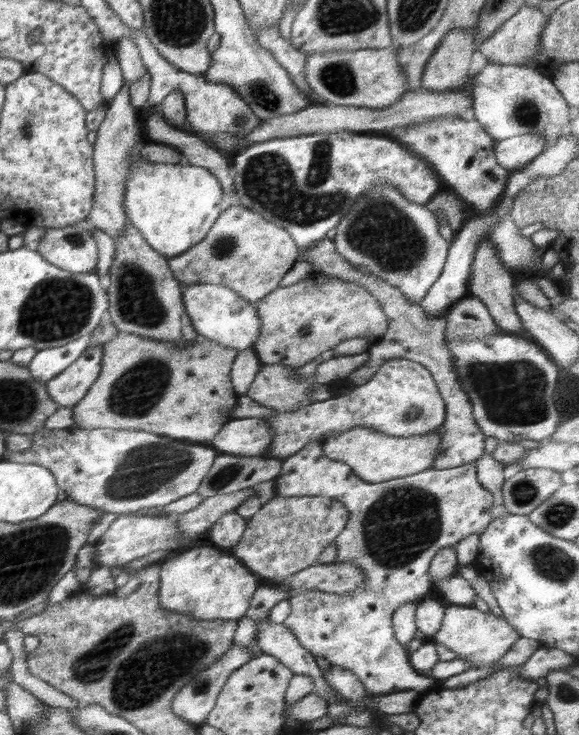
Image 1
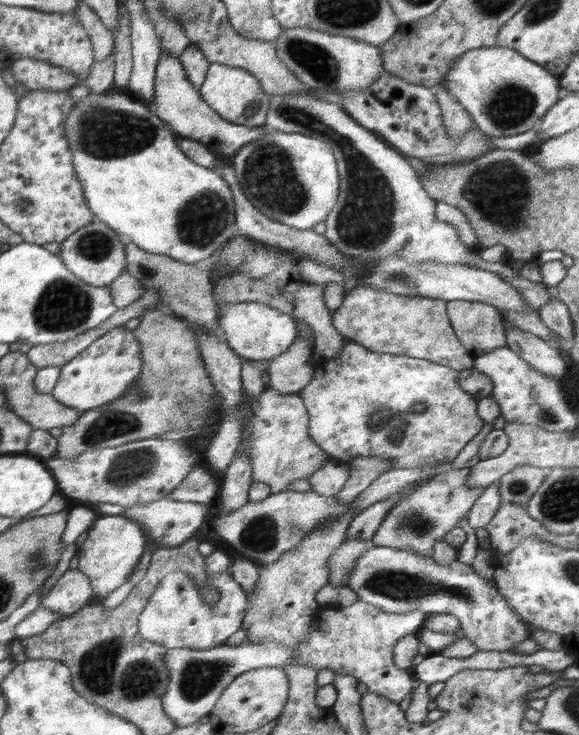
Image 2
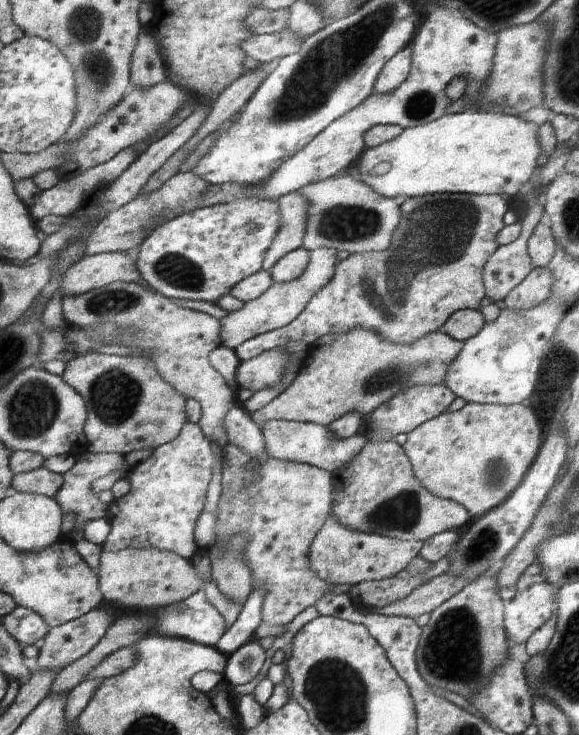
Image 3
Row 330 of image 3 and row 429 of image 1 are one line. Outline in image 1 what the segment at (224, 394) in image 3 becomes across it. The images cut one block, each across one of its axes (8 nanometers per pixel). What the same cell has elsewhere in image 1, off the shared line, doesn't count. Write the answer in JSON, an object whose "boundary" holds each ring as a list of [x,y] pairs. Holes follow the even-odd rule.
{"boundary":[[[119,332],[103,347],[100,376],[85,398],[72,408],[74,427],[145,431],[209,444],[232,420],[238,396],[231,383],[231,368],[237,349],[202,336],[184,347]]]}

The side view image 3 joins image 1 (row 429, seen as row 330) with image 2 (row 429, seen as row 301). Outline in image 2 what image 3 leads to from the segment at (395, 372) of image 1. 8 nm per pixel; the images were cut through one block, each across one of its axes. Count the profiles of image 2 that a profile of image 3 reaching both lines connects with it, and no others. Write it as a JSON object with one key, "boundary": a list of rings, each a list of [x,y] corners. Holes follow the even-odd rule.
{"boundary":[[[344,337],[344,347],[338,355],[334,355],[332,359],[326,359],[320,364],[316,364],[314,374],[310,382],[297,395],[305,404],[306,411],[309,415],[310,437],[314,442],[318,443],[318,447],[328,452],[332,459],[340,460],[340,462],[349,465],[348,460],[356,457],[375,457],[376,459],[385,459],[391,463],[393,470],[399,469],[422,469],[423,467],[432,467],[439,463],[450,463],[455,461],[460,456],[462,448],[472,441],[485,423],[480,419],[477,413],[479,404],[473,398],[472,394],[465,392],[460,387],[458,381],[458,371],[454,367],[443,365],[442,363],[432,362],[422,358],[405,357],[397,354],[384,354],[371,351],[360,343],[351,341]]]}

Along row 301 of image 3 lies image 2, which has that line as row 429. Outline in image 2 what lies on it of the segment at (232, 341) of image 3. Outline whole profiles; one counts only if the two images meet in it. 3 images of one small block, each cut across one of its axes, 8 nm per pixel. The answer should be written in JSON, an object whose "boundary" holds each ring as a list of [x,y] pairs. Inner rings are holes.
{"boundary":[[[269,386],[258,402],[261,410],[254,416],[251,428],[242,438],[235,453],[237,456],[244,447],[248,447],[246,451],[249,452],[252,462],[252,482],[268,484],[274,494],[288,491],[292,482],[312,477],[330,460],[334,460],[310,437],[309,415],[304,402],[297,395],[284,397]]]}

